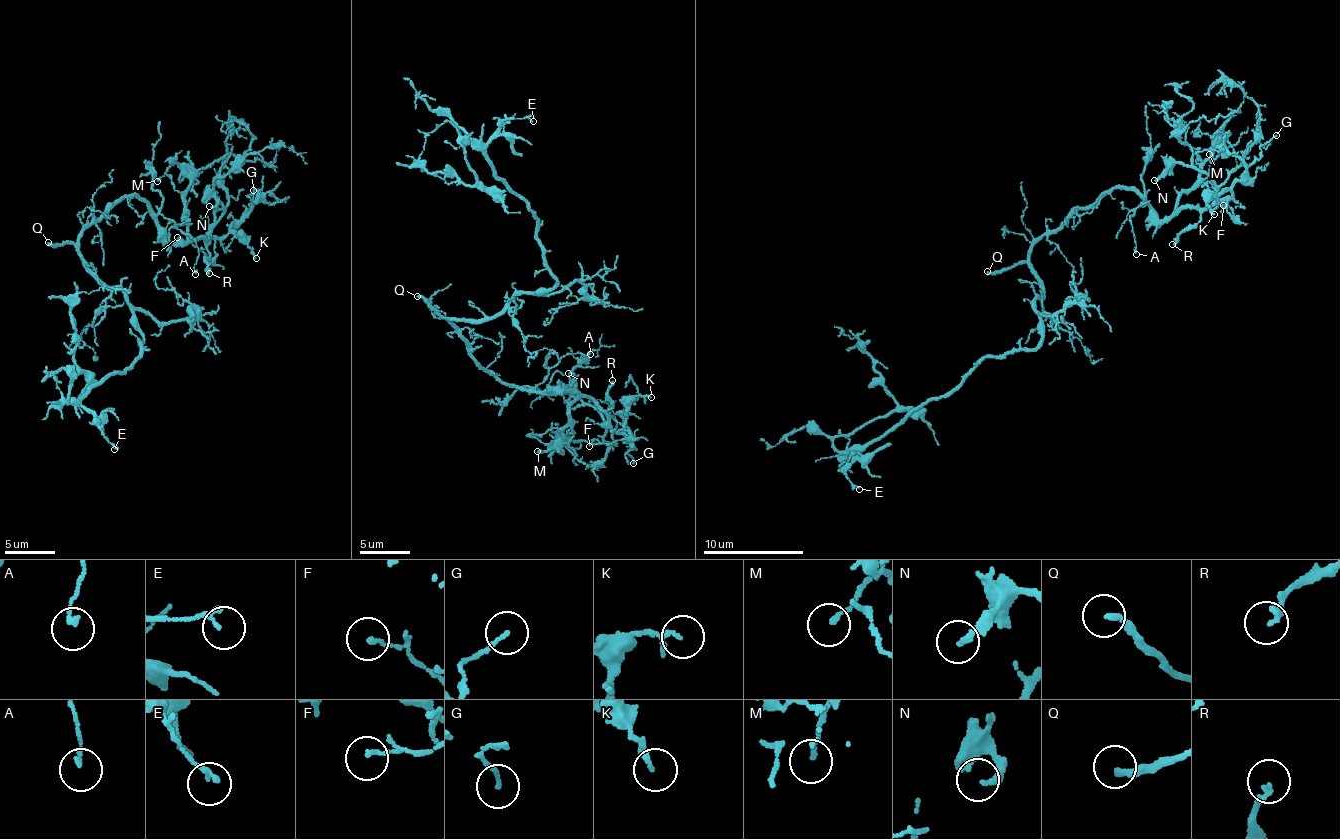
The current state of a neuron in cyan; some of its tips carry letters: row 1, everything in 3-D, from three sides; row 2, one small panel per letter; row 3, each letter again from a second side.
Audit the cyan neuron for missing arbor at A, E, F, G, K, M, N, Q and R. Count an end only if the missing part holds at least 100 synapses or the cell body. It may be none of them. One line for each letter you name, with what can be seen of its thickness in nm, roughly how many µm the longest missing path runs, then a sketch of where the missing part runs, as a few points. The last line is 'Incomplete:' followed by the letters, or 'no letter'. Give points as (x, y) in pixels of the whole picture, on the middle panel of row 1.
Q: 220 nm thick; about 45 µm are missing
Incomplete: Q

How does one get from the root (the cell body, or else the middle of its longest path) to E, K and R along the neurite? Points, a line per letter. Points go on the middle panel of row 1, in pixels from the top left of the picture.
E: (511, 299), (546, 290), (555, 275), (536, 219), (494, 178), (486, 148), (506, 120), (533, 121)
K: (511, 299), (492, 316), (449, 320), (482, 367), (593, 398), (614, 431), (633, 400), (651, 397)
R: (511, 299), (492, 316), (449, 320), (477, 364), (519, 387), (581, 392), (604, 410), (612, 380)

